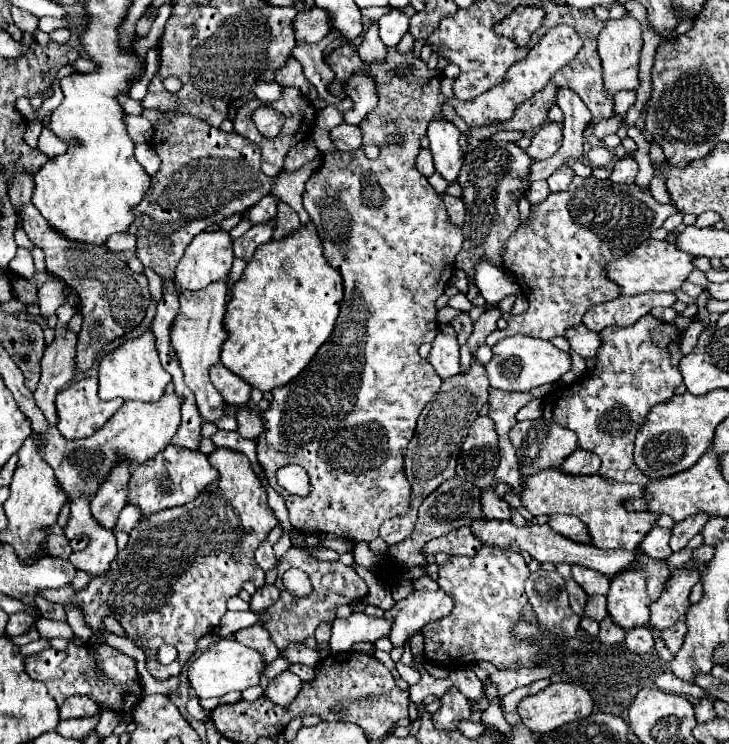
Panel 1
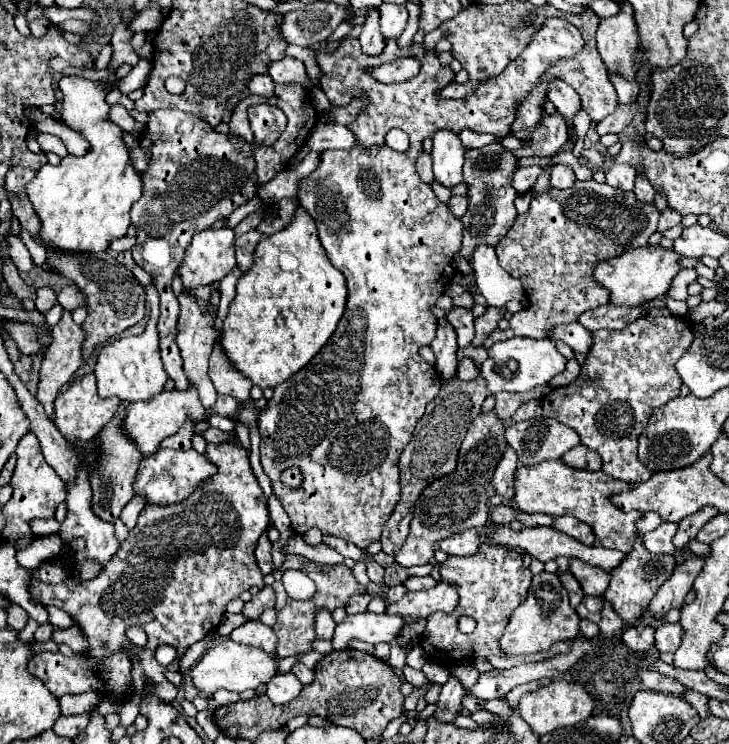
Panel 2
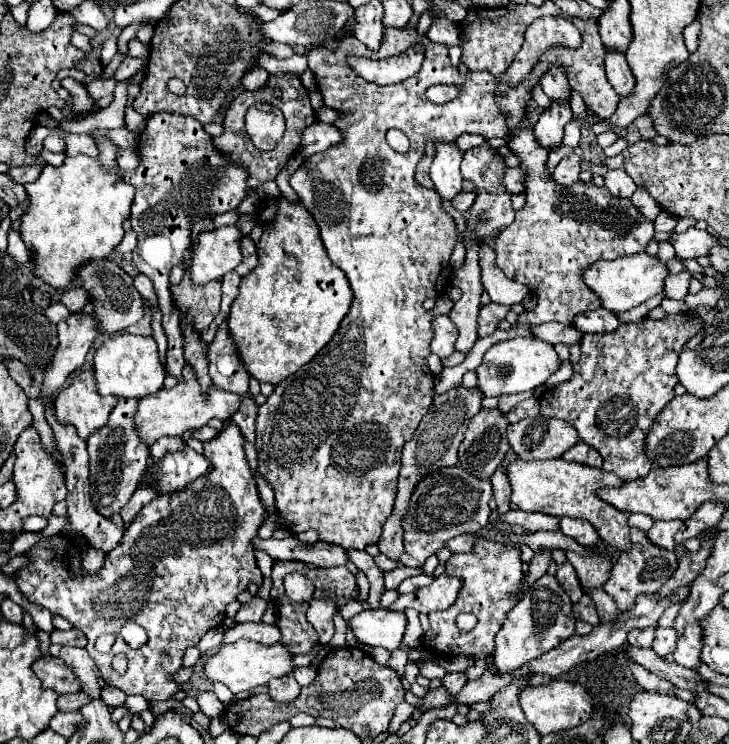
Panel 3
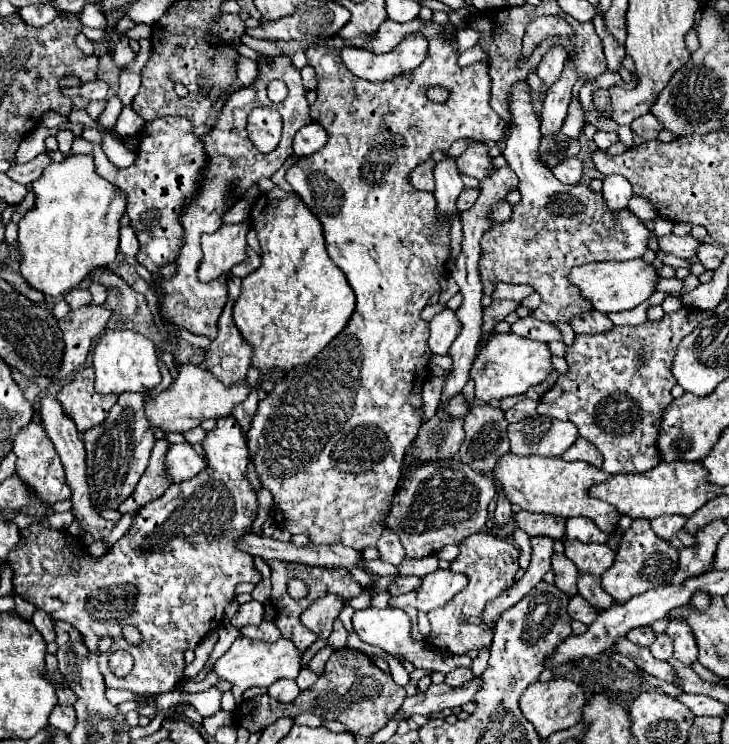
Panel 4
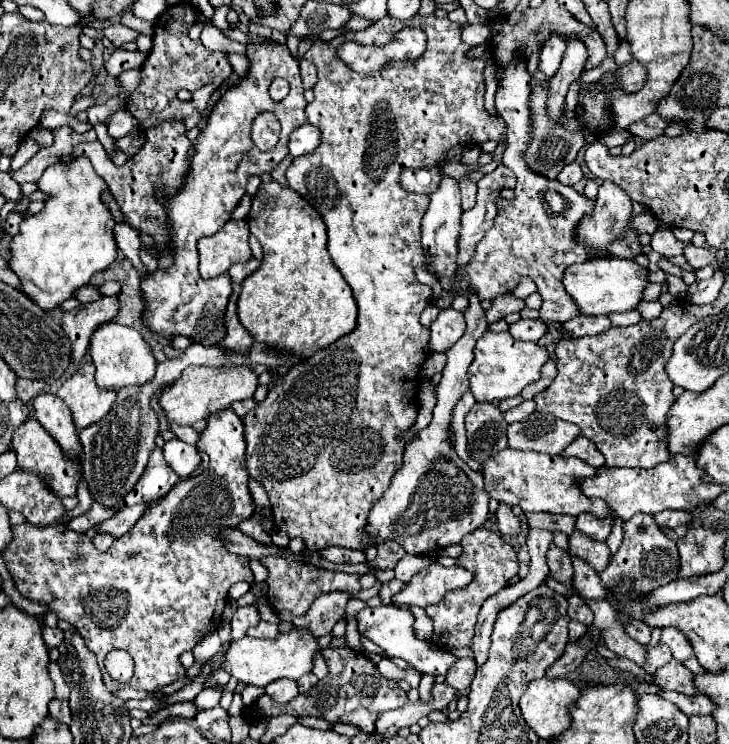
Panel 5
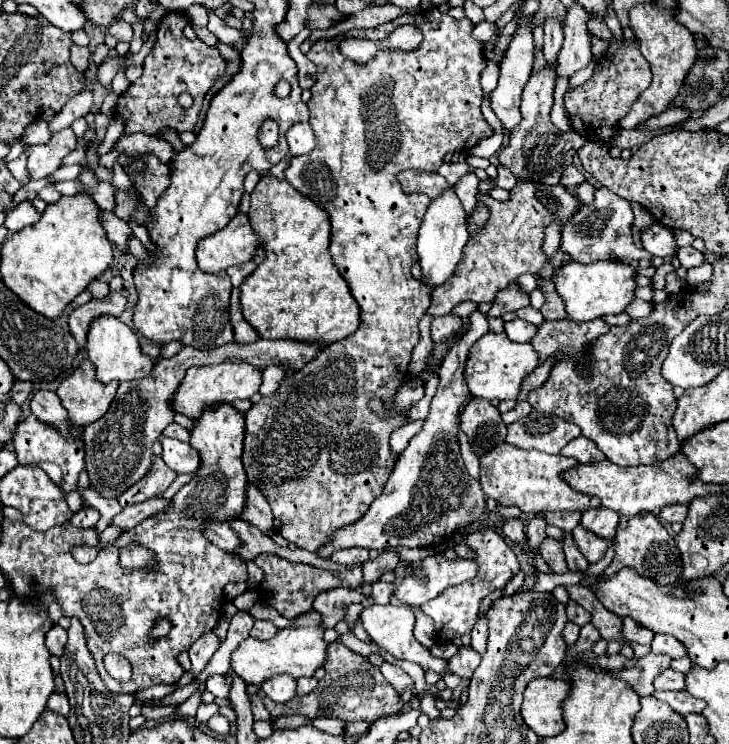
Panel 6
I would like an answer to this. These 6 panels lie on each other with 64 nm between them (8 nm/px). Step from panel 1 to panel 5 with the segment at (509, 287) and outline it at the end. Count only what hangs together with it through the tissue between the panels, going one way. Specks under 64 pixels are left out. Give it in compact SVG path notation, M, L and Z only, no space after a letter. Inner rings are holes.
M524 278L514 290L510 290L510 294L516 296L516 298L528 298L534 292L536 292L536 284L532 280L528 280L528 278Z

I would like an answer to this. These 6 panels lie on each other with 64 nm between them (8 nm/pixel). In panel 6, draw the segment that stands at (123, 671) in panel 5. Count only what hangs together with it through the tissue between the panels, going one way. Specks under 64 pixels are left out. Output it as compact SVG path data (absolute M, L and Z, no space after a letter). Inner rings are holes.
M108 654L108 674L118 682L128 682L132 678L132 664L120 654Z

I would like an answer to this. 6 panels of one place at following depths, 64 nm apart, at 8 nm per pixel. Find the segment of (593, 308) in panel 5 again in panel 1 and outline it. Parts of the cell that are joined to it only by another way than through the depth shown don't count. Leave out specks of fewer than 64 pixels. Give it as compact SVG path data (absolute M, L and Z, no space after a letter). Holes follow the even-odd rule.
M650 238L650 240L644 240L630 254L608 264L608 278L622 288L624 296L634 296L634 294L650 292L650 290L652 292L678 292L682 282L694 270L694 260L696 256L680 250L674 242Z

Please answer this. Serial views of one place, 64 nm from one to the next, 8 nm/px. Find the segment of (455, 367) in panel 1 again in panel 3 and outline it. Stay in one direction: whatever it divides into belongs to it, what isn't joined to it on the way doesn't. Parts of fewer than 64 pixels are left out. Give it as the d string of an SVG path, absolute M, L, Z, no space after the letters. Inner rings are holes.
M434 316L434 340L430 344L430 350L440 358L448 358L454 354L454 344L456 344L456 336L458 330L452 324L452 320L448 316Z

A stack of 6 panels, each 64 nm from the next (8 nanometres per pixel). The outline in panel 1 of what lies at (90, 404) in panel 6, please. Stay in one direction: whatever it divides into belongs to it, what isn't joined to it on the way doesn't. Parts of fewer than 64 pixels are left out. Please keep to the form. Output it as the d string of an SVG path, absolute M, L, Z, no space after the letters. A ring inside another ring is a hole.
M96 378L72 382L56 396L56 428L66 440L88 438L104 426L104 422L120 408L120 404L122 400L100 400Z

